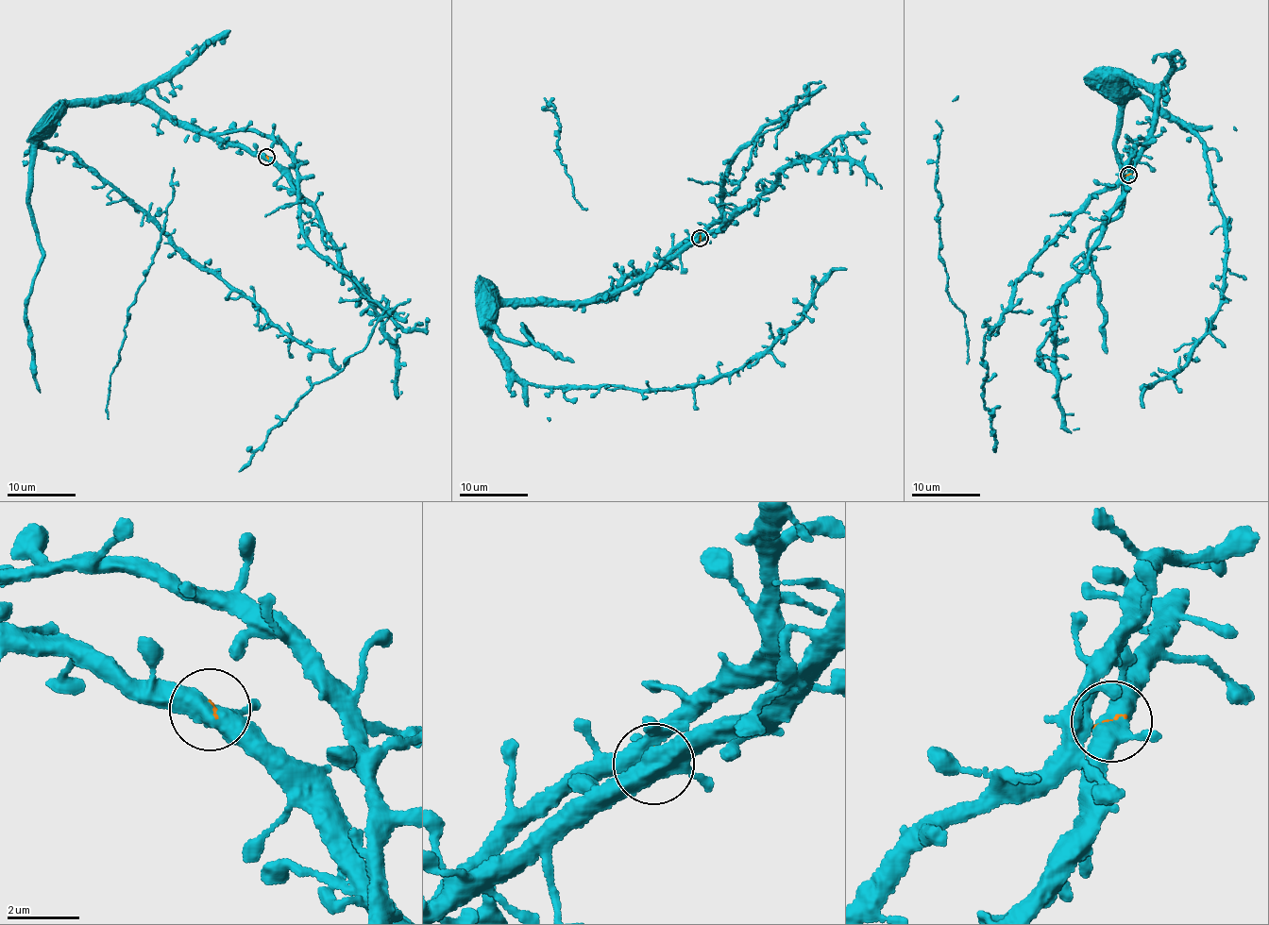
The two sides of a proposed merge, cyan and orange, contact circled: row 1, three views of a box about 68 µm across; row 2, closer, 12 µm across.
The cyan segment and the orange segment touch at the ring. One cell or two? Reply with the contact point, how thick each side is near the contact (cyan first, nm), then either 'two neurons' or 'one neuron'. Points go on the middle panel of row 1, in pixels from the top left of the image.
(700, 238) | 460/90 nm | two neurons

